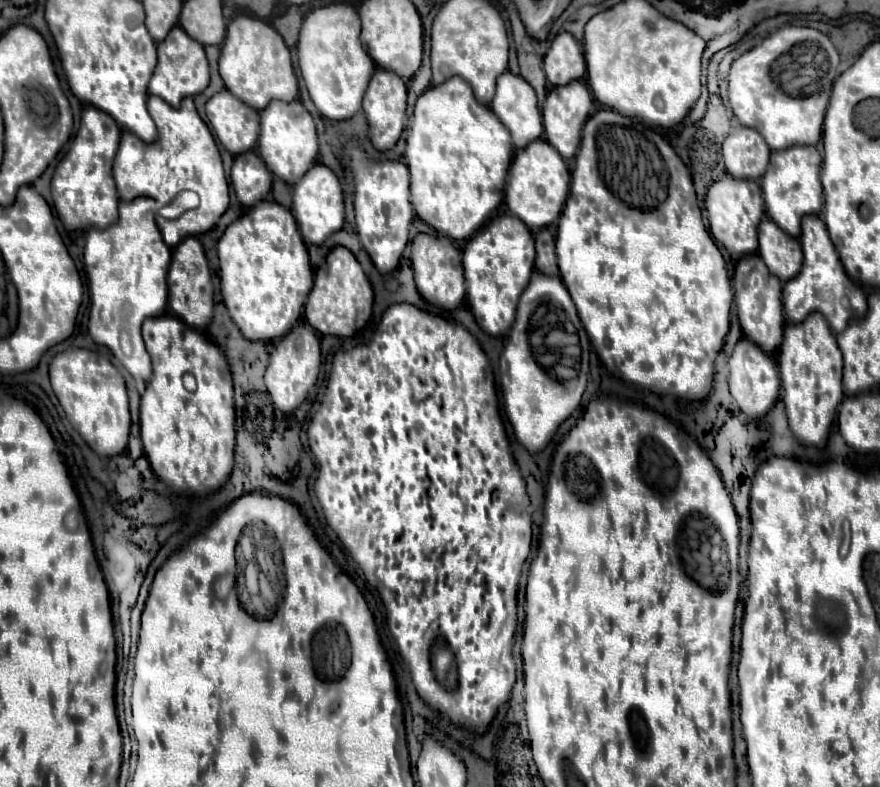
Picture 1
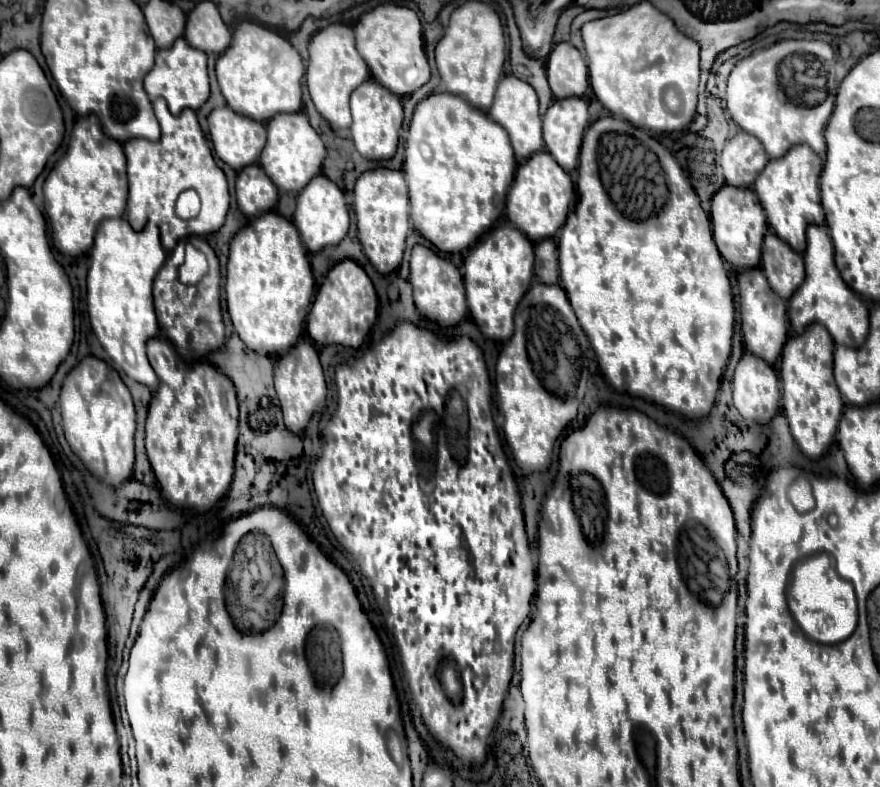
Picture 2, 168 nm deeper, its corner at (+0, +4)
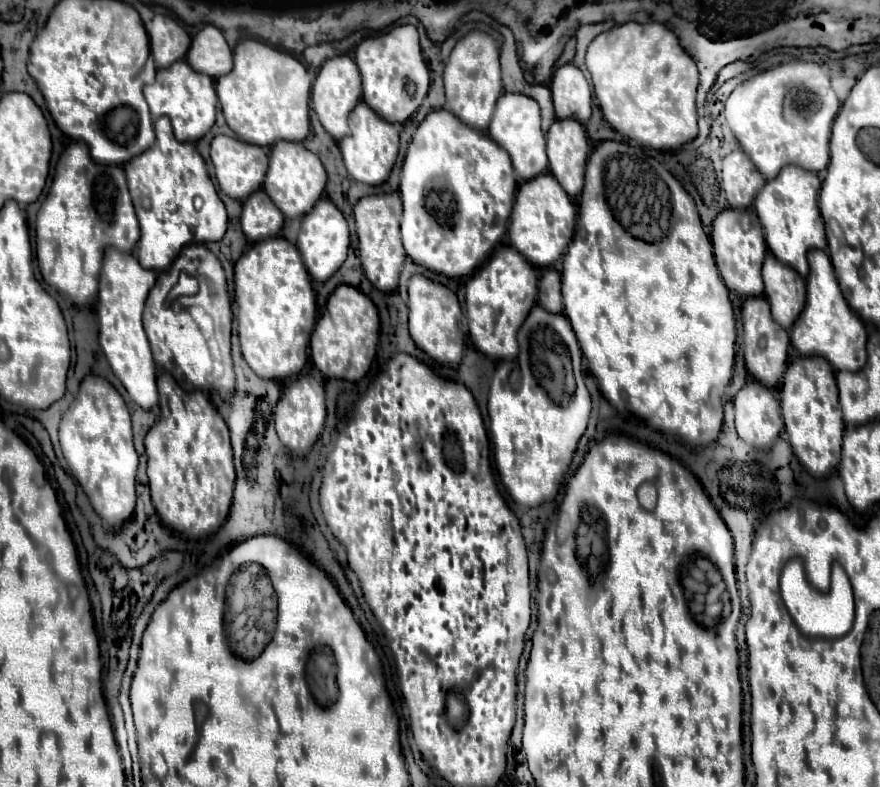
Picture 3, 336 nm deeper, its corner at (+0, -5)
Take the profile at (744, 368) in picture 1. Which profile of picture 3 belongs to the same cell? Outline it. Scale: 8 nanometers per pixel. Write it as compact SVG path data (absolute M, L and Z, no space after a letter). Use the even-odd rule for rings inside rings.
M749 379L733 403L739 437L757 449L769 449L783 431L781 405L773 391Z

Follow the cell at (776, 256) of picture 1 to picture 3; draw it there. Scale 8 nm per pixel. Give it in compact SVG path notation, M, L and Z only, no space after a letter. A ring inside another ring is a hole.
M767 251L763 263L763 279L765 297L769 299L773 319L789 329L805 305L805 279L789 265L777 261L771 251Z

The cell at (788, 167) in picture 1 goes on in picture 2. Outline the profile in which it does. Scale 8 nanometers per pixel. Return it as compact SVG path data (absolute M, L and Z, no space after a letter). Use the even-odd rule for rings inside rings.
M793 146L783 158L769 160L769 166L757 176L753 190L767 214L767 226L793 250L805 252L805 230L809 224L825 224L825 214L819 196L819 176L823 170L821 158L809 146Z

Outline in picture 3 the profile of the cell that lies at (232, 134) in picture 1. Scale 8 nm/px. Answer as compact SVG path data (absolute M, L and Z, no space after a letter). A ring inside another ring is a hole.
M215 135L211 141L211 161L215 165L217 183L229 197L237 201L243 201L253 191L257 191L257 187L263 185L263 177L267 171L267 159L269 159L267 149L257 147L253 143L245 143L229 135Z

